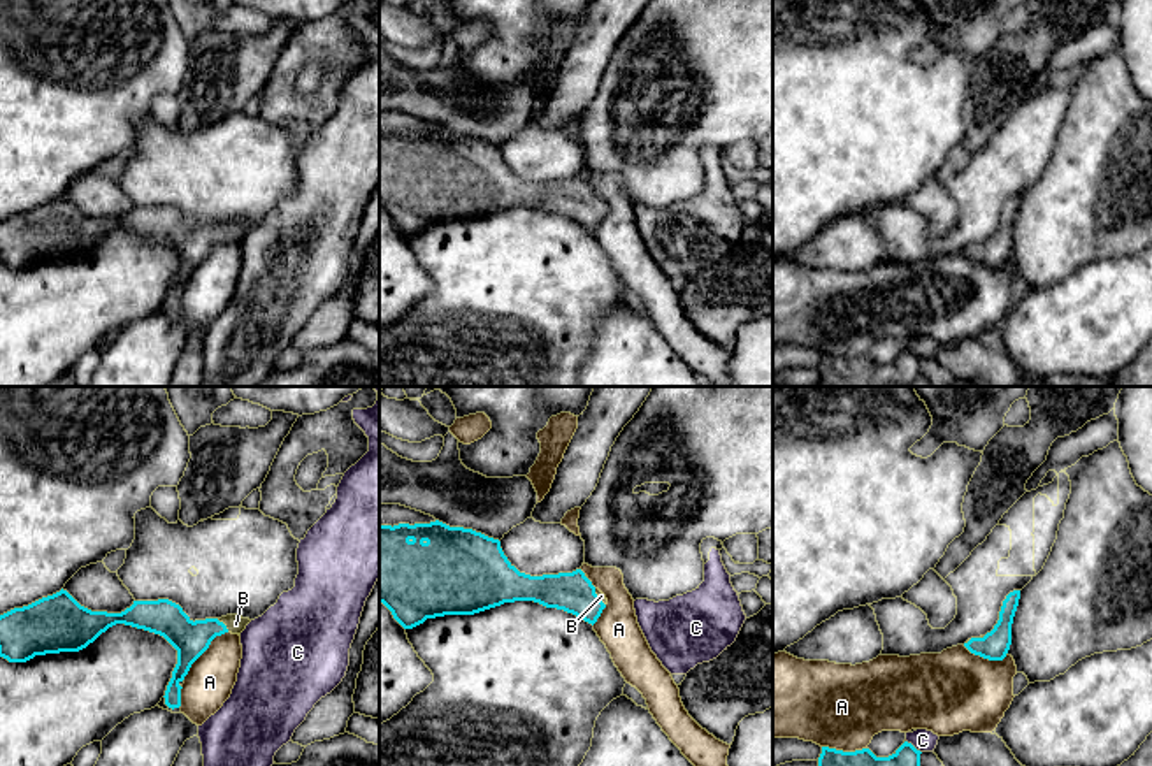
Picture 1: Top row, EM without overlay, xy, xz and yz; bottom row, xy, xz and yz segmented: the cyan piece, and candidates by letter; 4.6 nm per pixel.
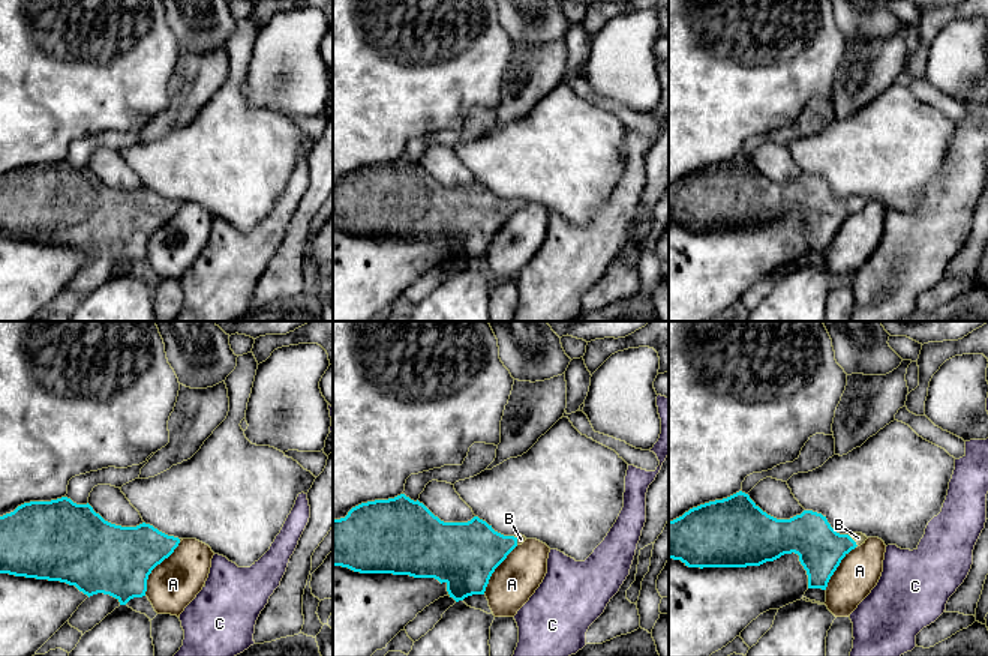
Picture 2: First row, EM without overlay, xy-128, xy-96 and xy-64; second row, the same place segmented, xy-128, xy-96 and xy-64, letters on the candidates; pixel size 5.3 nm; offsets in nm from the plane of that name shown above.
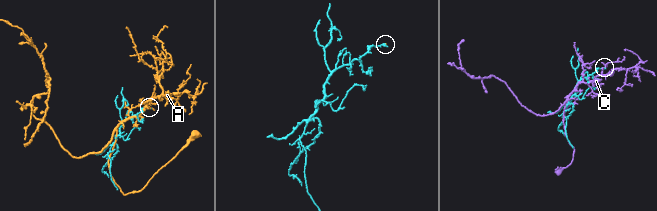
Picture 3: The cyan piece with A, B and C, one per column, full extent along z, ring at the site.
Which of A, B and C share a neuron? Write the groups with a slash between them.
A / B / C

